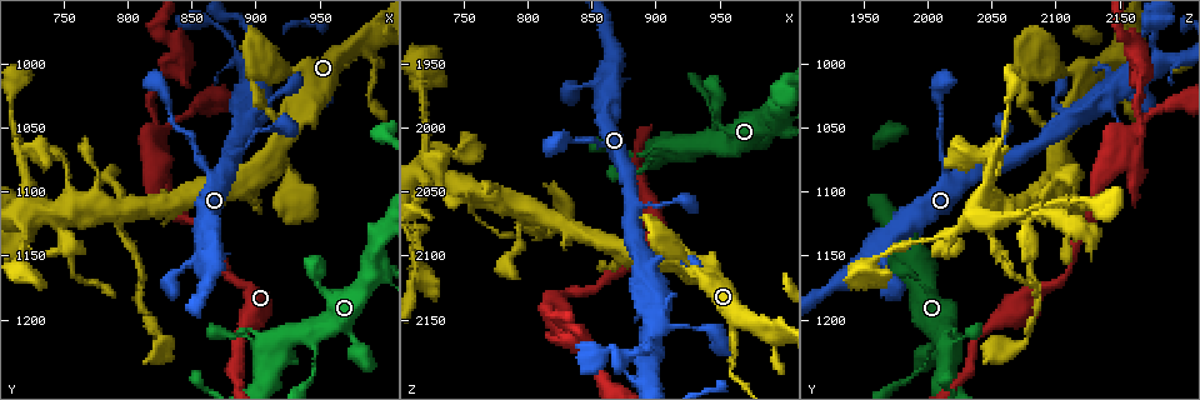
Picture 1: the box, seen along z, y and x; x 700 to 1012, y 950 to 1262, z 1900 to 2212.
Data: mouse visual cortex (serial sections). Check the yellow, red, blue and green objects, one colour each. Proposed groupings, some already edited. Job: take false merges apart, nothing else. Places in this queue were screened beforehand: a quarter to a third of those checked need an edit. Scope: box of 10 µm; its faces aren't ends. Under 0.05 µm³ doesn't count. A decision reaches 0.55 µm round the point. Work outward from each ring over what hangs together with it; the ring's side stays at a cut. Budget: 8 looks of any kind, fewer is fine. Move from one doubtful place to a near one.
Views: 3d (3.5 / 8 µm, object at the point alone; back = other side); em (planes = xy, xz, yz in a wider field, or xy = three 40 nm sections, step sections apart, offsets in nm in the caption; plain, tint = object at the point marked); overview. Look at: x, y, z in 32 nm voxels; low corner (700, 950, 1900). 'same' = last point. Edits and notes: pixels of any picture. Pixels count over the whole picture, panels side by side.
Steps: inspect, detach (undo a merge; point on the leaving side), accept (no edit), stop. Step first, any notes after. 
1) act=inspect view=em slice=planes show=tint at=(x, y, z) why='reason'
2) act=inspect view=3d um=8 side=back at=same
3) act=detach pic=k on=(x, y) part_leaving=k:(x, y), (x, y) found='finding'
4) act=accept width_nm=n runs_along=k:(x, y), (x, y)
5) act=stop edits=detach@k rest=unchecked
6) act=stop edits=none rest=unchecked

act=inspect view=3d um=3.5 side=back at=(798, 1116, 2062)

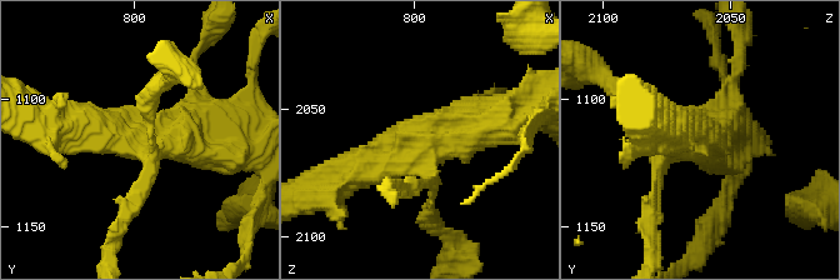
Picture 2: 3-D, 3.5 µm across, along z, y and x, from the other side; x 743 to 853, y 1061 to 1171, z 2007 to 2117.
act=detach pic=2 on=(133, 199) arm_widths_nm=150,500,500 part_leaving=2:(150, 158), (108, 261) found='a second cell is stuck on'

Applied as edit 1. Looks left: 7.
act=inspect view=overview why='redraw'

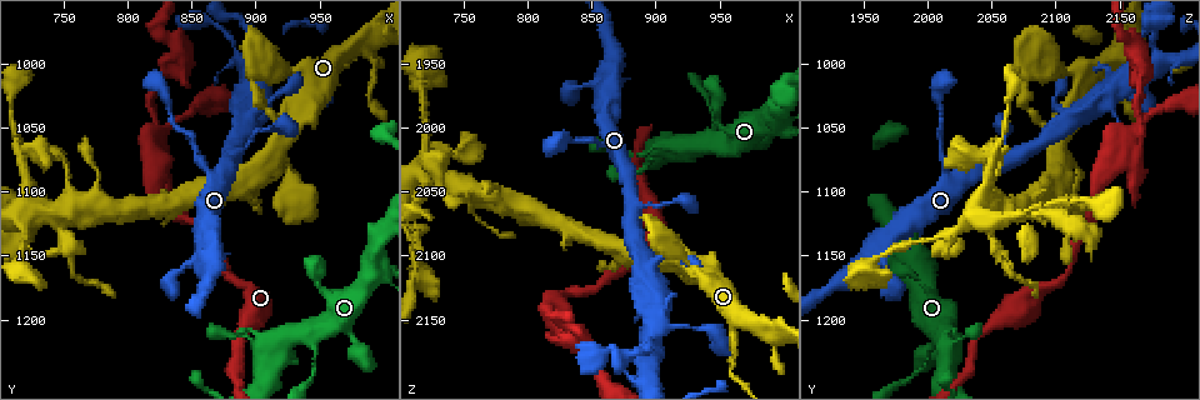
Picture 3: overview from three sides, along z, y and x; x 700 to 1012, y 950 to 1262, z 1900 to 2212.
act=inspect view=3d um=3.5 side=back at=(722, 1092, 2046) why='sudden change in width'

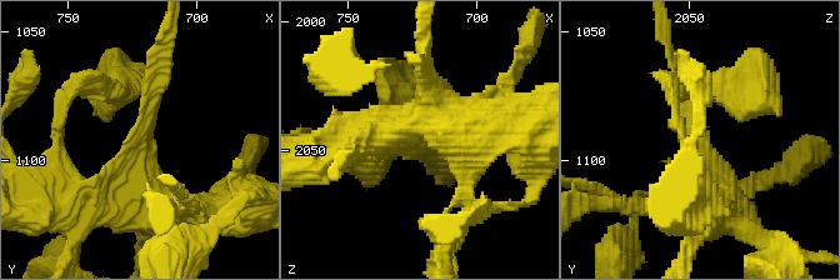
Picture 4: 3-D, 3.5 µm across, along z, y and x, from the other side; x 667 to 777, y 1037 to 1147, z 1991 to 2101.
act=inspect view=em slice=xy step=2 show=tint at=(722, 1093, 2045) arm_widths_nm=200,450

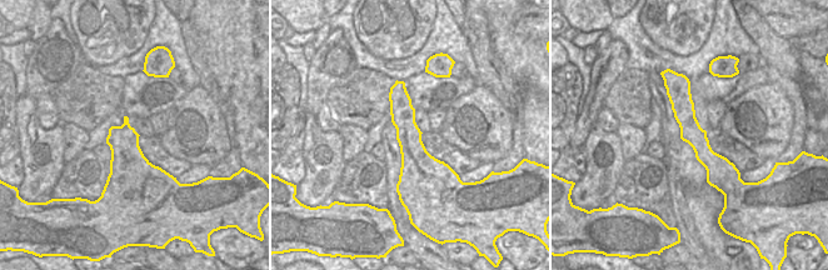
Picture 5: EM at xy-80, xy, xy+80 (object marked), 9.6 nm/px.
act=inspect view=em slice=planes show=tint at=same why='another direction'

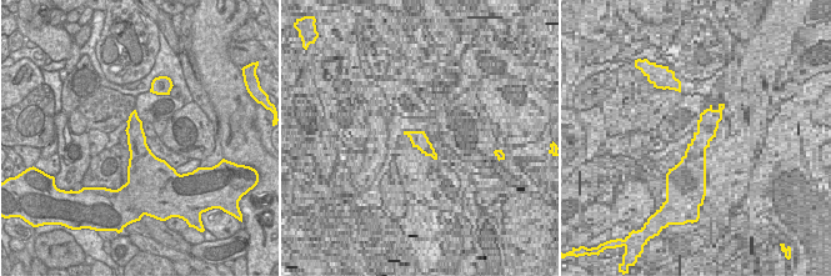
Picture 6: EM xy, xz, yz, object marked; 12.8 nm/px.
act=accept runs_along=4:(109, 200), (136, 196), (163, 70) found='all the same cell'

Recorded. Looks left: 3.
act=inspect view=3d um=3.5 at=(826, 1052, 2162) why='small branch off a trunk'

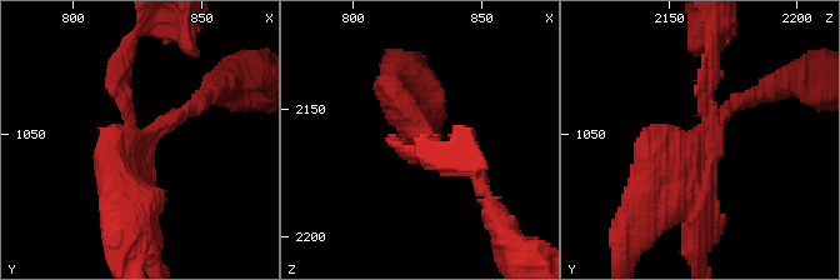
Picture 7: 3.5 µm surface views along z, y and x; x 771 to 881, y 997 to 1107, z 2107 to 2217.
act=inspect view=em slice=xy step=2 show=tint at=(827, 1052, 2163) arms=3 arm_widths_nm=150,200,600 why='need the tissue'

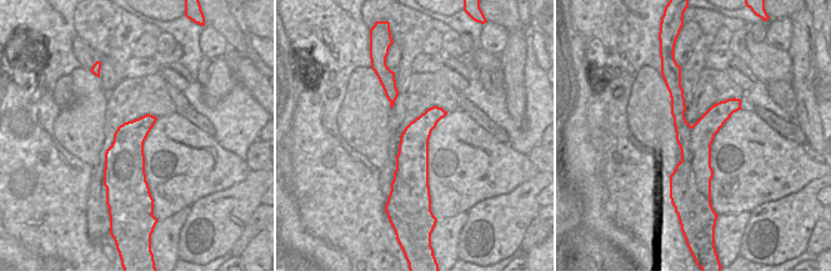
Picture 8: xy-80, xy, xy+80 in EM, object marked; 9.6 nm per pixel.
act=inspect view=em slice=xy step=1 show=tint at=same why='another direction'

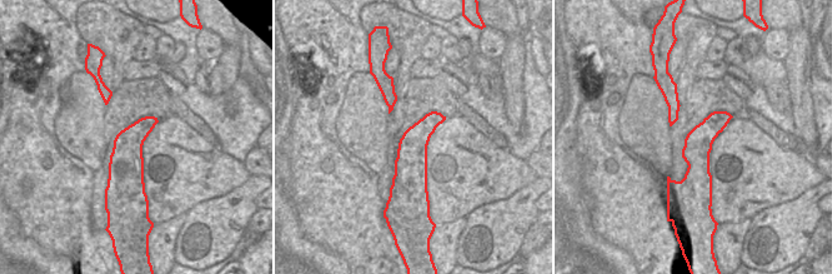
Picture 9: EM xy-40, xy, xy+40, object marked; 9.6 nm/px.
act=detach pic=7 on=(709, 96) width_nm=320 part_leaving=7:(709, 138), (711, 34) found='a second cell is stuck on'

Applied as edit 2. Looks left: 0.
act=stop edits=detach@2,detach@7 rest=unchecked

